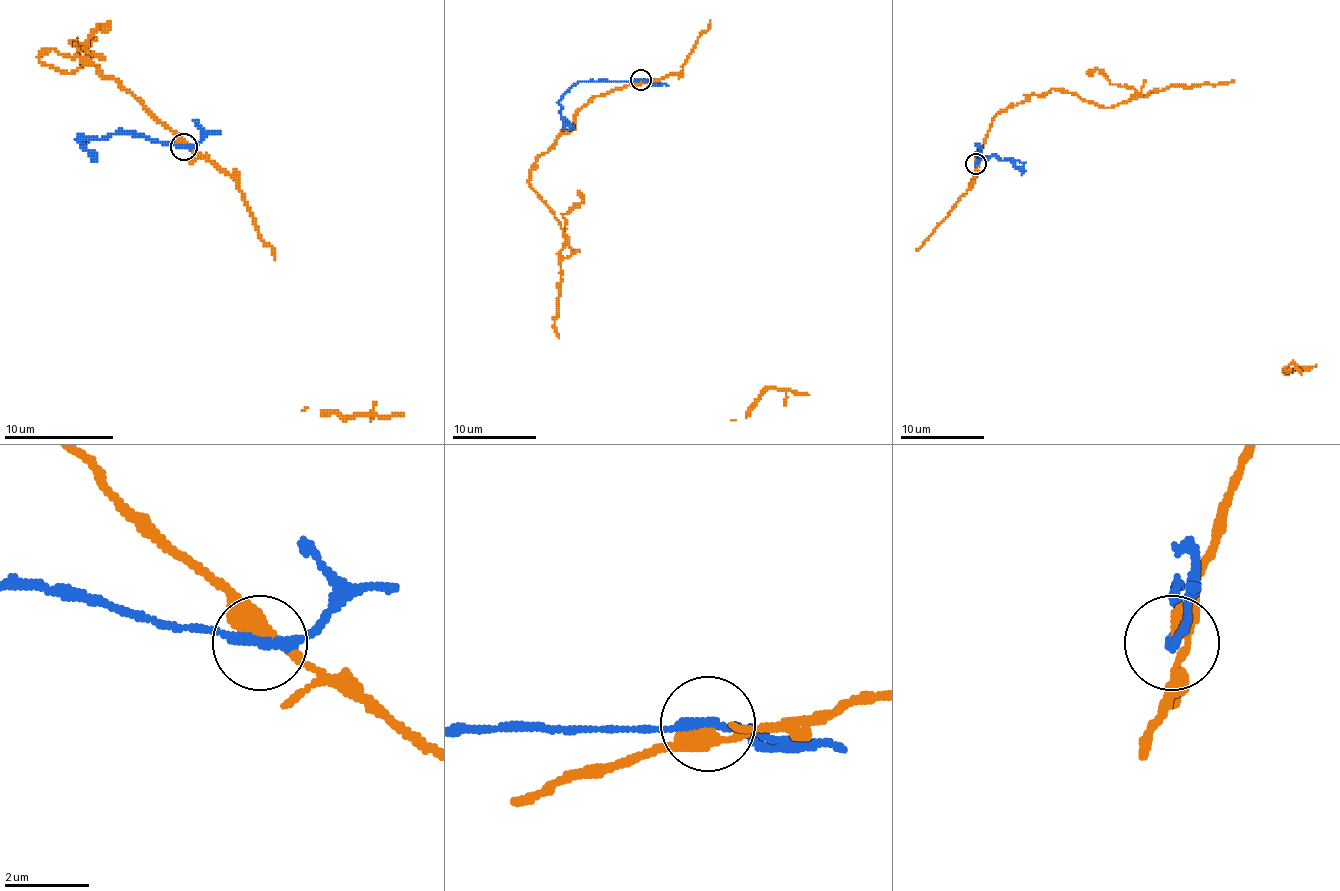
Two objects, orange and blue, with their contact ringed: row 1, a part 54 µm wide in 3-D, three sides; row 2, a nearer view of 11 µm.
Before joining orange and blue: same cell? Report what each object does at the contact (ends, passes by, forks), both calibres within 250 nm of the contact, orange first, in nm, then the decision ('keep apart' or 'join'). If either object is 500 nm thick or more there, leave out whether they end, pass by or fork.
orange passes by | blue passes by | 360/200 nm | keep apart

